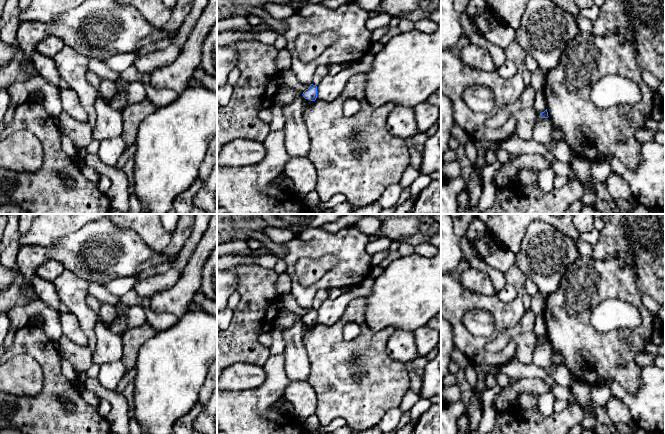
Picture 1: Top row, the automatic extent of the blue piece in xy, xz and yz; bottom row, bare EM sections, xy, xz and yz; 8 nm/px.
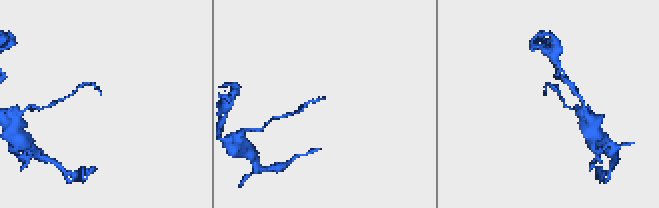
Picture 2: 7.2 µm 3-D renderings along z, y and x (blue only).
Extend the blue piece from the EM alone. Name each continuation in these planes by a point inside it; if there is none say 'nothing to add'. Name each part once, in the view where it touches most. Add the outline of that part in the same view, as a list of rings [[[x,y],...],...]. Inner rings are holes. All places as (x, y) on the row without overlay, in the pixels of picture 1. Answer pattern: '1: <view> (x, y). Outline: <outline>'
nothing to add

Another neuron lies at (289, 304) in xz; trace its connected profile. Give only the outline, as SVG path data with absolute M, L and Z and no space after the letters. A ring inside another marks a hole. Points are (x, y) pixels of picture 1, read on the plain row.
M288 293L286 295L282 296L281 300L281 307L283 311L289 312L289 313L295 313L297 315L304 316L306 313L310 311L310 309L304 309L302 308L296 301L295 297Z

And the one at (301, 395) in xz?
M289 381L284 397L294 407L294 416L303 421L316 412L317 397L308 382Z

